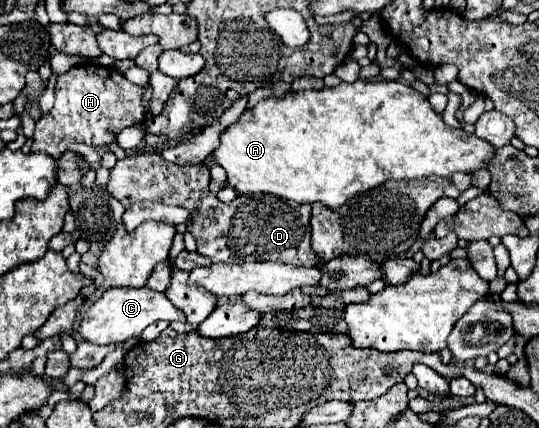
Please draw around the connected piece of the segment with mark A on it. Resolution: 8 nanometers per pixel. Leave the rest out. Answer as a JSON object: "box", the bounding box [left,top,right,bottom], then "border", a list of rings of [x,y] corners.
{"box":[213,80,495,208],"border":[[[355,80],[353,84],[349,82],[341,82],[339,86],[335,88],[321,88],[321,90],[305,90],[305,92],[289,92],[285,98],[277,100],[277,98],[265,98],[263,102],[259,102],[253,110],[253,116],[251,112],[243,112],[241,118],[231,124],[229,128],[225,128],[225,132],[221,134],[221,144],[213,150],[213,156],[217,160],[217,164],[221,164],[227,172],[227,184],[229,186],[235,186],[239,194],[275,194],[279,198],[285,198],[285,200],[293,200],[297,204],[313,204],[313,202],[323,202],[325,206],[329,208],[339,208],[343,206],[349,198],[361,194],[361,192],[367,192],[375,186],[381,186],[385,184],[387,180],[427,180],[431,176],[437,176],[437,178],[449,178],[453,176],[455,172],[465,172],[465,174],[473,174],[475,170],[481,170],[481,168],[487,168],[489,160],[495,156],[495,146],[489,144],[487,140],[483,138],[477,138],[475,134],[467,134],[465,130],[461,128],[451,128],[443,122],[443,116],[439,112],[435,112],[427,100],[427,96],[423,96],[421,92],[417,92],[415,88],[411,88],[409,84],[401,82],[401,80]]]}

